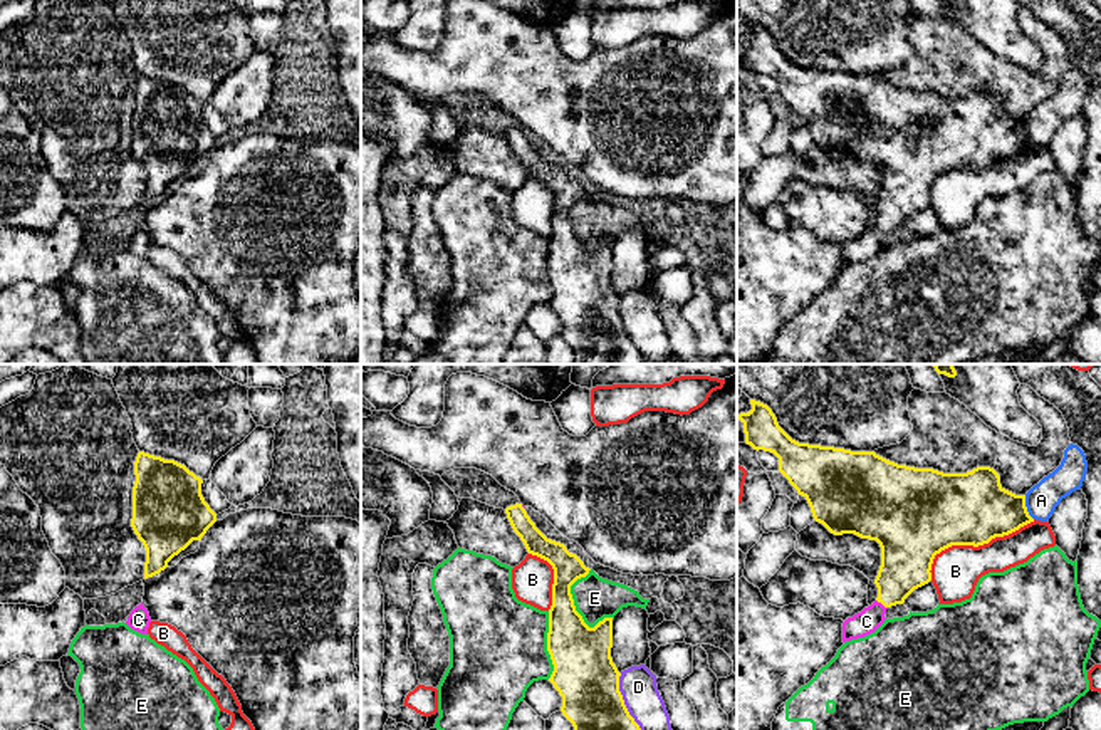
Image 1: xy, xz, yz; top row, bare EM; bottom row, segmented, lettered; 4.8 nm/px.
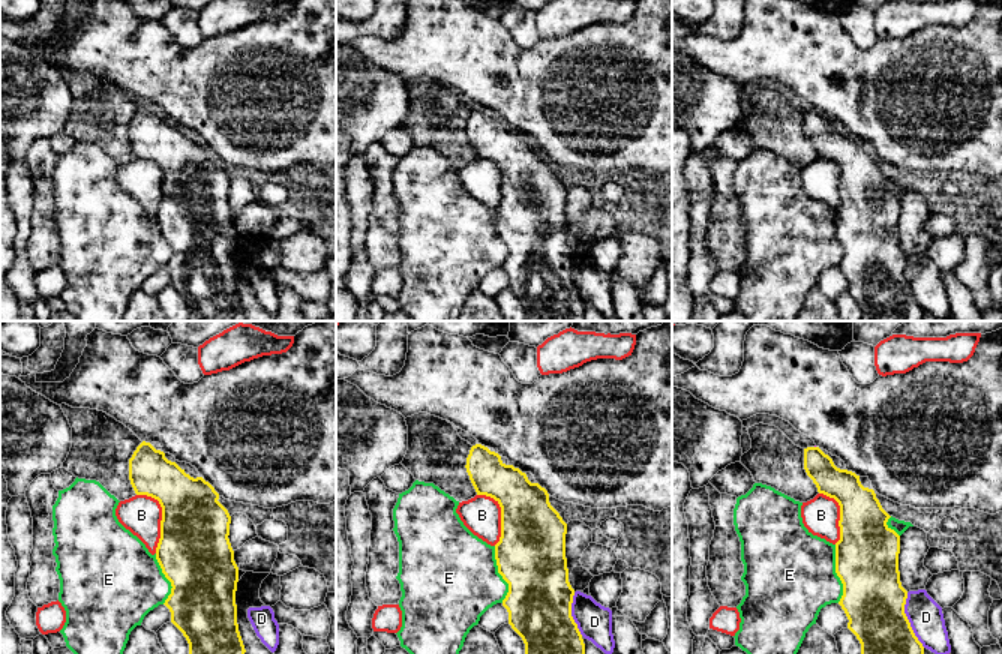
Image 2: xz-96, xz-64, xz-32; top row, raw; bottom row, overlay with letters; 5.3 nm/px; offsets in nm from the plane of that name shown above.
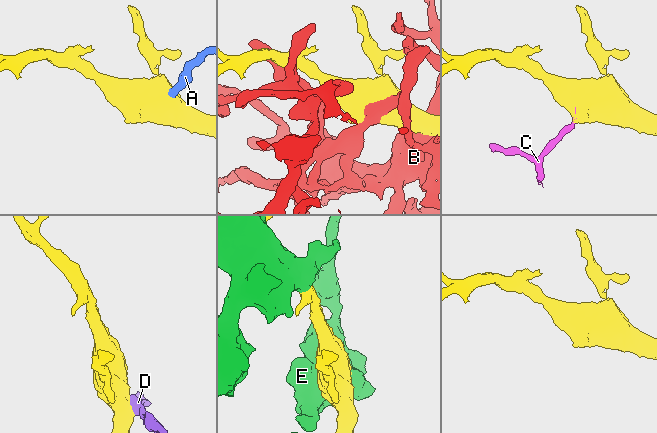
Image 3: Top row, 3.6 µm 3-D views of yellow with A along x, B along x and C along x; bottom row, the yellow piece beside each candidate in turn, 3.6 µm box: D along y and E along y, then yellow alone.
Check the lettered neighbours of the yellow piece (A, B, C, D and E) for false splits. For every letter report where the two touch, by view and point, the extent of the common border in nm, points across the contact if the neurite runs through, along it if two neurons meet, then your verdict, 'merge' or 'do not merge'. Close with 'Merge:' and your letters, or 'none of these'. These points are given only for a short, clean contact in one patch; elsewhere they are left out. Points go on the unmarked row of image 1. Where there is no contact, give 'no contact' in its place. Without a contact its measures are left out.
A: contact yz (1026, 131); length 130 nm; border yz (1024, 119), (1024, 130), (1033, 143); do not merge
B: contact yz (972, 168); length 600 nm; do not merge
C: contact yz (881, 227); length 70 nm; way yz (907, 182), (893, 213), (881, 227), (866, 245); merge
D: contact xz (625, 329); length 340 nm; border xz (620, 297), (623, 328), (647, 361); do not merge
E: contact xz (571, 222); length 280 nm; do not merge
Merge: C

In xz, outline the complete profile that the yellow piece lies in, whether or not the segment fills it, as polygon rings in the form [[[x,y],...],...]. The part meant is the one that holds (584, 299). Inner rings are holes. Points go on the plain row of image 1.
[[[522,128],[507,131],[505,138],[527,176],[554,193],[547,257],[554,295],[549,305],[562,321],[561,336],[574,351],[574,364],[646,364],[619,315],[621,297],[611,282],[613,242],[589,252],[574,230],[571,210],[591,193],[564,168],[547,163]]]

